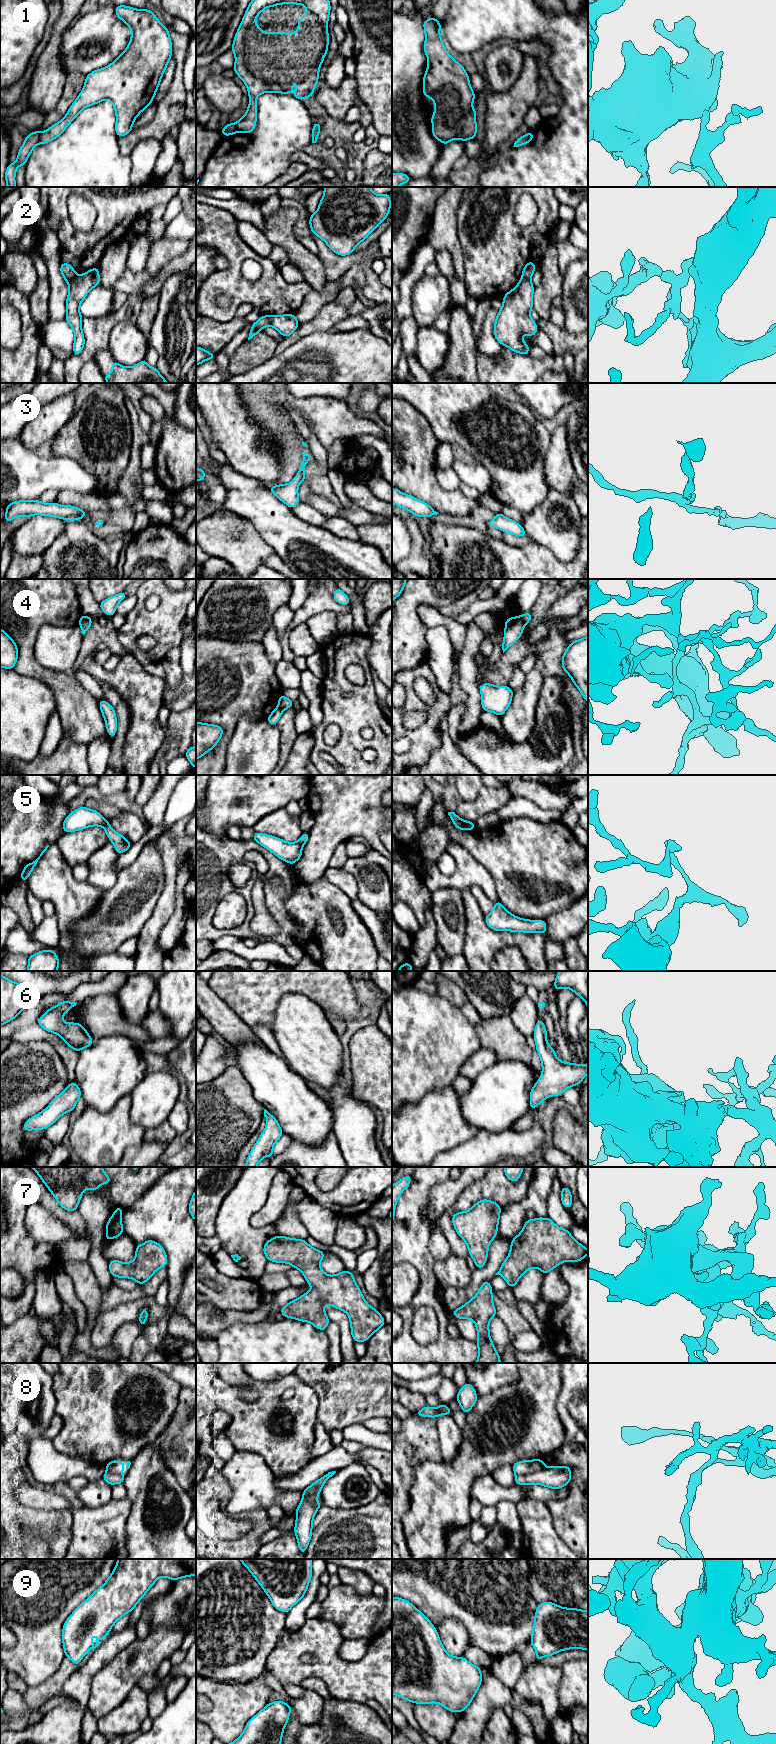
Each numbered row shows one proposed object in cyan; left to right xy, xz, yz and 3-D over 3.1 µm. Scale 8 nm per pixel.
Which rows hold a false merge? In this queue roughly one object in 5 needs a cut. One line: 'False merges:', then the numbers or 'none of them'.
False merges: 1, 2, 4, 5, 8

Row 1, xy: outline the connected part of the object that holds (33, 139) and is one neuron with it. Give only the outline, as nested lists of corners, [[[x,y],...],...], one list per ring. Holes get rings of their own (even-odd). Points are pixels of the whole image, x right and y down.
[[[30,132],[29,136],[25,137],[25,142],[18,151],[18,158],[14,163],[8,165],[5,172],[5,180],[7,187],[17,187],[15,183],[15,174],[17,168],[22,165],[26,165],[30,153],[35,146],[40,143],[40,132]]]

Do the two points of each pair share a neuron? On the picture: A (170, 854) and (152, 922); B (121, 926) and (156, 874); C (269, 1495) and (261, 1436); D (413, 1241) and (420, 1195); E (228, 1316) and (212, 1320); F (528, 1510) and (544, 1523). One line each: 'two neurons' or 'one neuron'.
A: one neuron
B: one neuron
C: two neurons
D: one neuron
E: one neuron
F: one neuron

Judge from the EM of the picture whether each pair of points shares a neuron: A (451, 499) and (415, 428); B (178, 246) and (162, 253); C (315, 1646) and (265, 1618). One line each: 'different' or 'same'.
A: same
B: same
C: different

